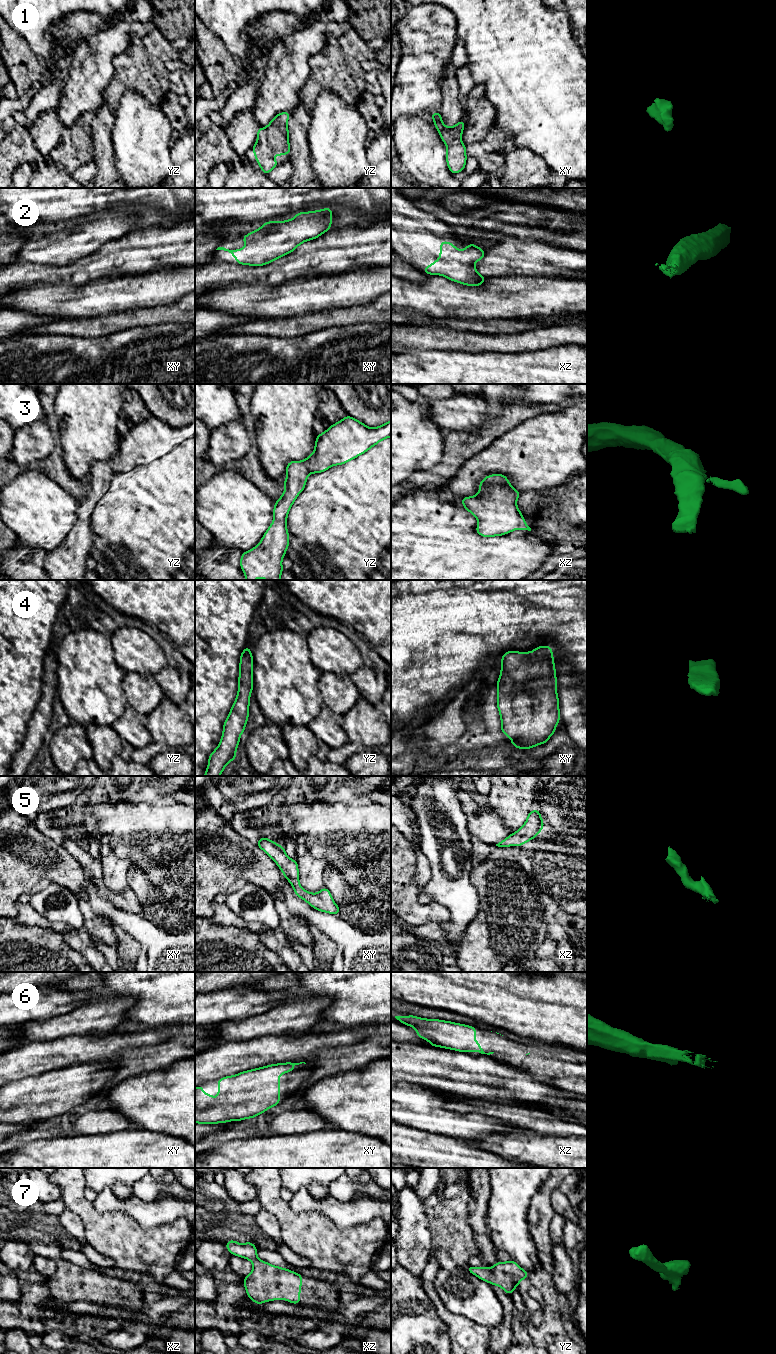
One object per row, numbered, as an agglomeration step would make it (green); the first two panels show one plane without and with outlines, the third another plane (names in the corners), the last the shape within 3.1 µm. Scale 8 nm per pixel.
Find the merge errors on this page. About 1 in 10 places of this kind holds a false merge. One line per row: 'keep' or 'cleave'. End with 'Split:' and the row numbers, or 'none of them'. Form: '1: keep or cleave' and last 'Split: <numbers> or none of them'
1: keep
2: keep
3: keep
4: keep
5: keep
6: keep
7: keep
Split: none of them

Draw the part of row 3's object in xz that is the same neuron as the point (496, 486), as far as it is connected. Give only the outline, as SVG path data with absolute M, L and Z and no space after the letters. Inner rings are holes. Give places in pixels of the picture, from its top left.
M503 474L486 476L479 484L479 493L461 499L463 507L478 519L476 532L483 537L493 537L508 534L514 530L531 528L516 505L521 492L515 490Z

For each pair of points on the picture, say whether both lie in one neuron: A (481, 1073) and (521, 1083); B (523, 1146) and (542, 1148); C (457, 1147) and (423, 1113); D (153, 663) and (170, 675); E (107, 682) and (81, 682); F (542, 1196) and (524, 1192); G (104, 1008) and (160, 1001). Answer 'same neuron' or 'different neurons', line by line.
A: same neuron
B: same neuron
C: different neurons
D: different neurons
E: same neuron
F: different neurons
G: different neurons

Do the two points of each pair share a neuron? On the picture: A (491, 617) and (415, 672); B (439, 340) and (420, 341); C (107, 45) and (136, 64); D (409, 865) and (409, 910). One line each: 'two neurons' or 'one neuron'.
A: one neuron
B: one neuron
C: two neurons
D: one neuron

